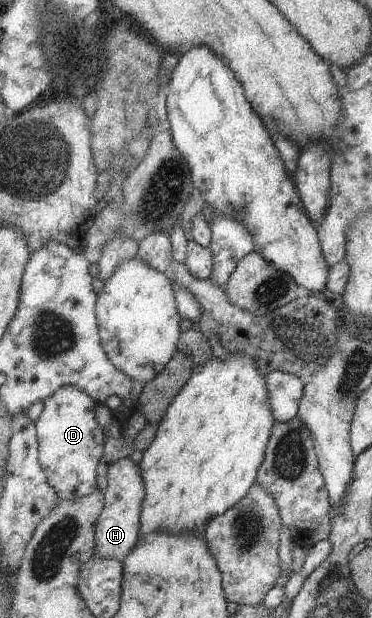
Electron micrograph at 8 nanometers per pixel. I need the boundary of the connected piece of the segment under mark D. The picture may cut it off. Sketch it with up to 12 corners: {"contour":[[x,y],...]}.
{"contour":[[66,385],[35,422],[40,466],[63,501],[96,490],[105,434]]}

